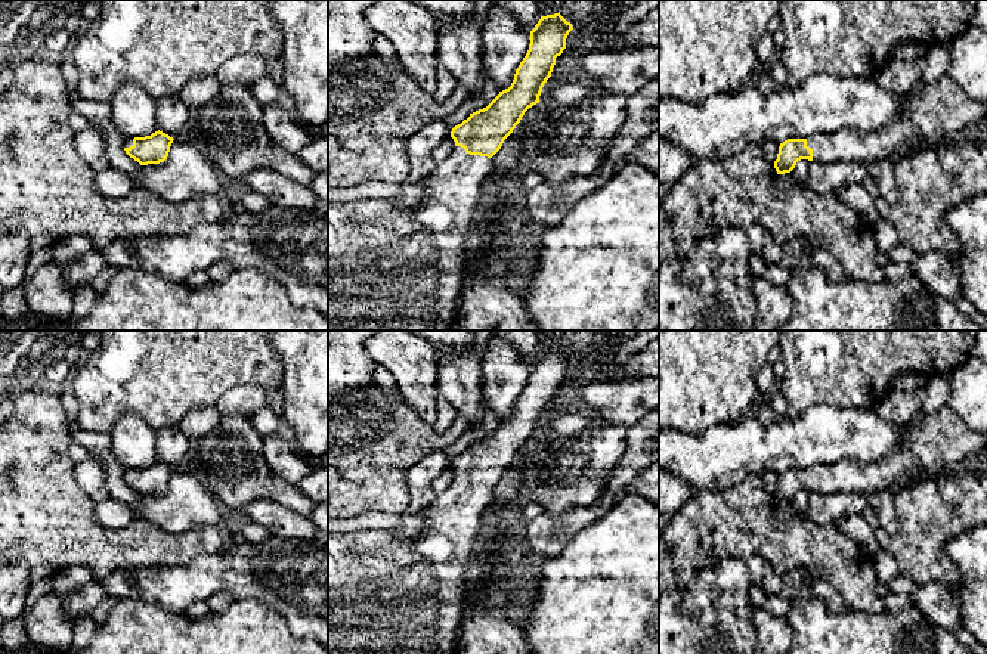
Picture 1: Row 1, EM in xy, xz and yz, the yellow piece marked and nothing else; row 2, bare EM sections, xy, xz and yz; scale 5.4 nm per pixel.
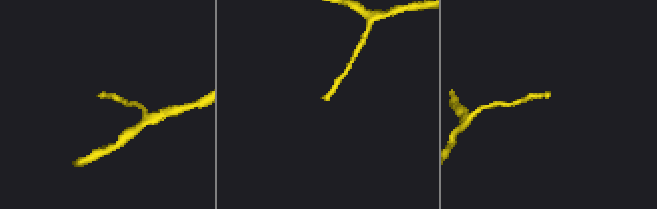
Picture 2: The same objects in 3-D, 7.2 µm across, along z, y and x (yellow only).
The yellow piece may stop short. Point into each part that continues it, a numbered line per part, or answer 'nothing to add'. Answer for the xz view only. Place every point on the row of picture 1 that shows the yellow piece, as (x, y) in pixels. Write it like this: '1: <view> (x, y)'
1: xz (389, 269)

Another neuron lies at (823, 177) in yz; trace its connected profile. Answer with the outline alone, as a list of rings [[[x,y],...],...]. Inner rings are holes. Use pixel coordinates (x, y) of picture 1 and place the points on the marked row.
[[[810,161],[805,186],[819,195],[830,195],[836,189],[861,185],[869,177],[867,167],[855,161]]]

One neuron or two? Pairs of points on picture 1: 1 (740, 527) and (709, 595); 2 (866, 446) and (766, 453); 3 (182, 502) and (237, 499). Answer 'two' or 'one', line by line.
1: two
2: one
3: two

